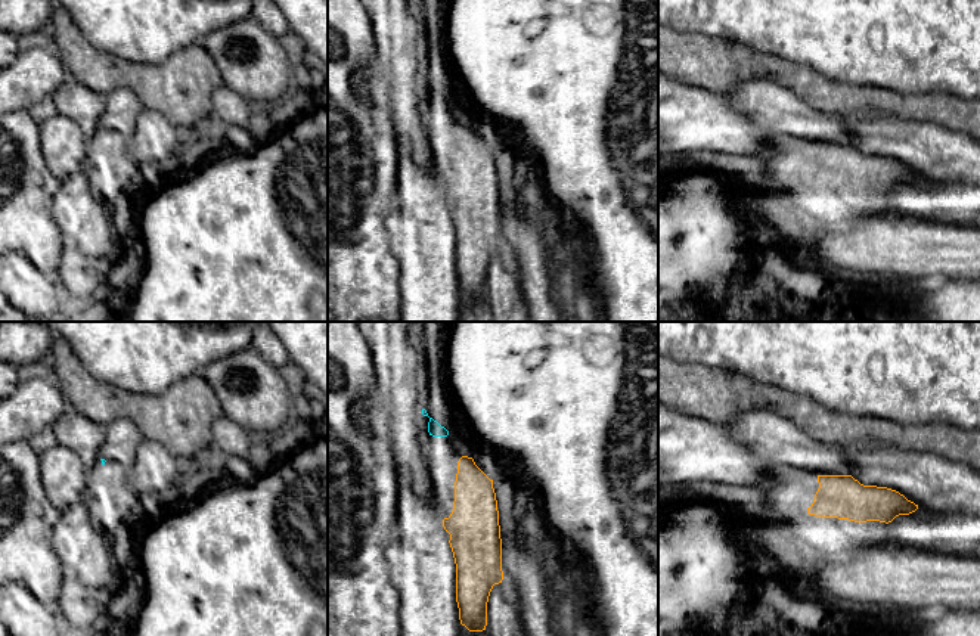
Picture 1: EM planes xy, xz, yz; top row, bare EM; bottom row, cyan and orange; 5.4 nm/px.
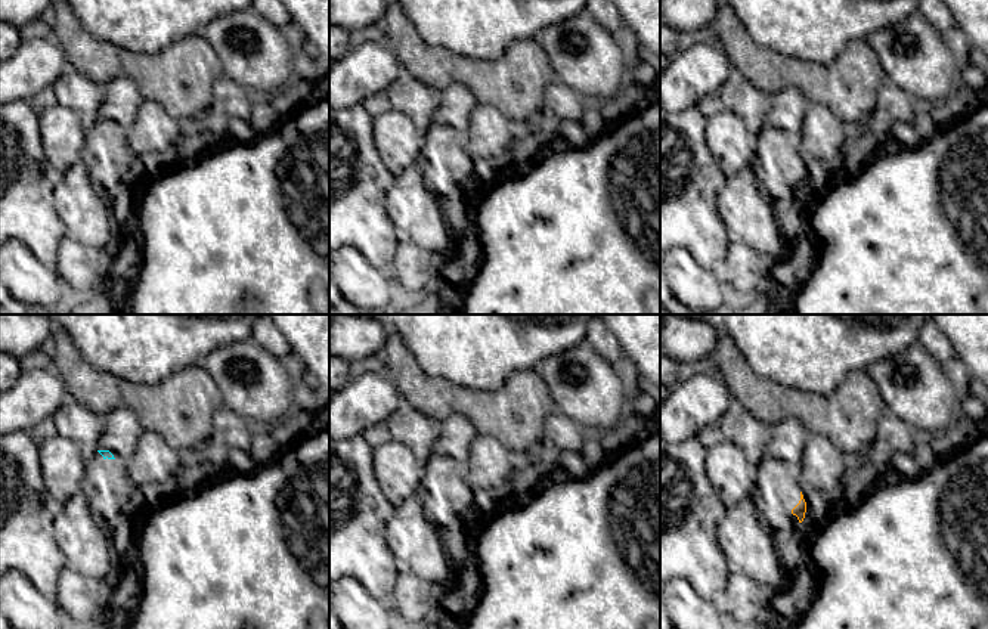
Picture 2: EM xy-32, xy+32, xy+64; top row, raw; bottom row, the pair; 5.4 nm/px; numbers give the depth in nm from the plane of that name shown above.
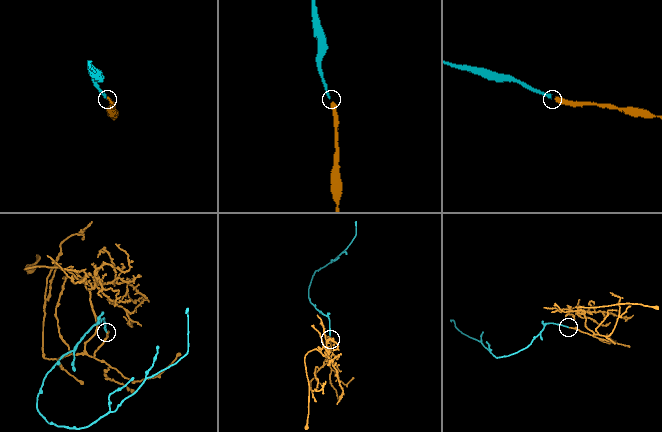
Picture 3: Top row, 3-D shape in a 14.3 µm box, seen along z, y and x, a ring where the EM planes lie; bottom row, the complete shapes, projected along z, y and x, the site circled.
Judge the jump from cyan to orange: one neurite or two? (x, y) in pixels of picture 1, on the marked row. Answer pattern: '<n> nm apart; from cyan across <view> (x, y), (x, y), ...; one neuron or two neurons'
140 nm apart; from cyan across xz (446, 436), (462, 456); one neuron

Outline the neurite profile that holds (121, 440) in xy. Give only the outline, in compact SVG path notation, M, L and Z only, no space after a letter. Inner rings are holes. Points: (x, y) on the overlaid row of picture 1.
M117 419L106 425L105 441L97 452L99 459L114 460L130 469L137 456L137 447L143 435L137 426L125 419Z

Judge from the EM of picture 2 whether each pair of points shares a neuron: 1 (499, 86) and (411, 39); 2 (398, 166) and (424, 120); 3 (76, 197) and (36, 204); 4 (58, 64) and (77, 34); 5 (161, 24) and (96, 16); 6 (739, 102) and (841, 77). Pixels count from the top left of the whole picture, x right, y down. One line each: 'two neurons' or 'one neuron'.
1: one neuron
2: two neurons
3: two neurons
4: two neurons
5: one neuron
6: two neurons

